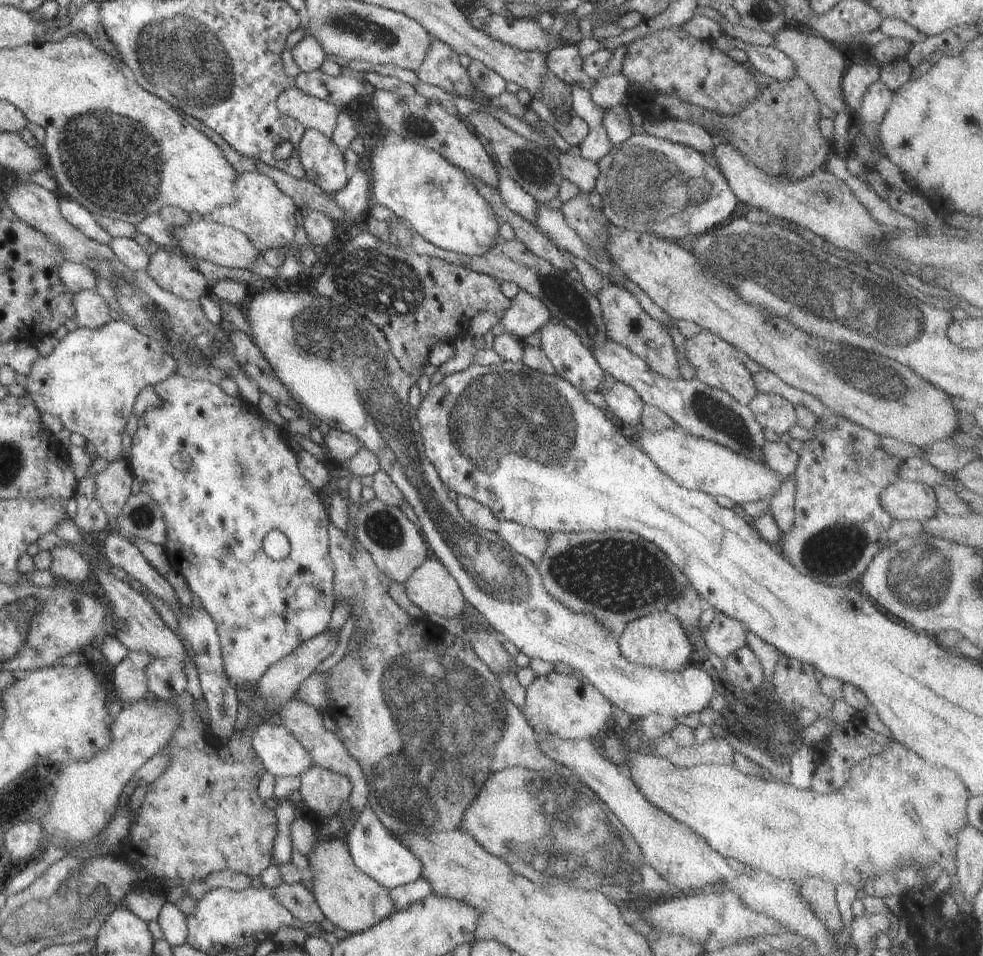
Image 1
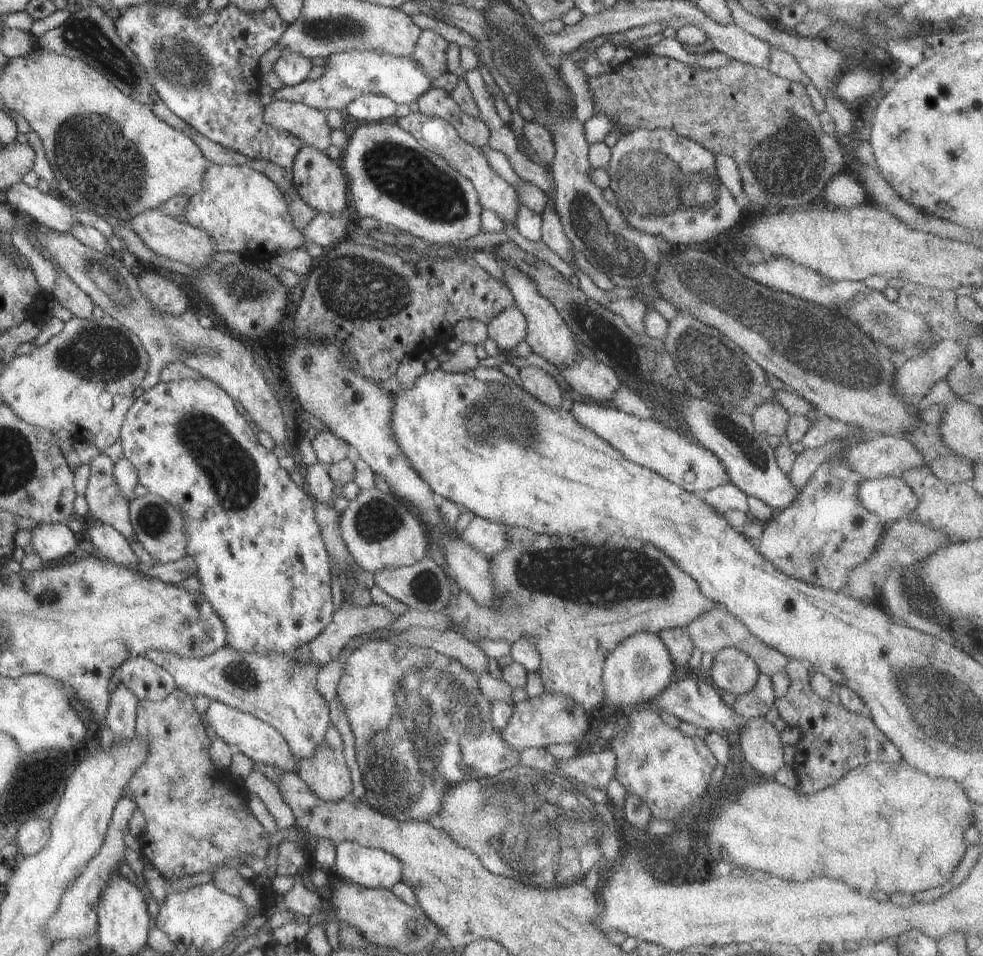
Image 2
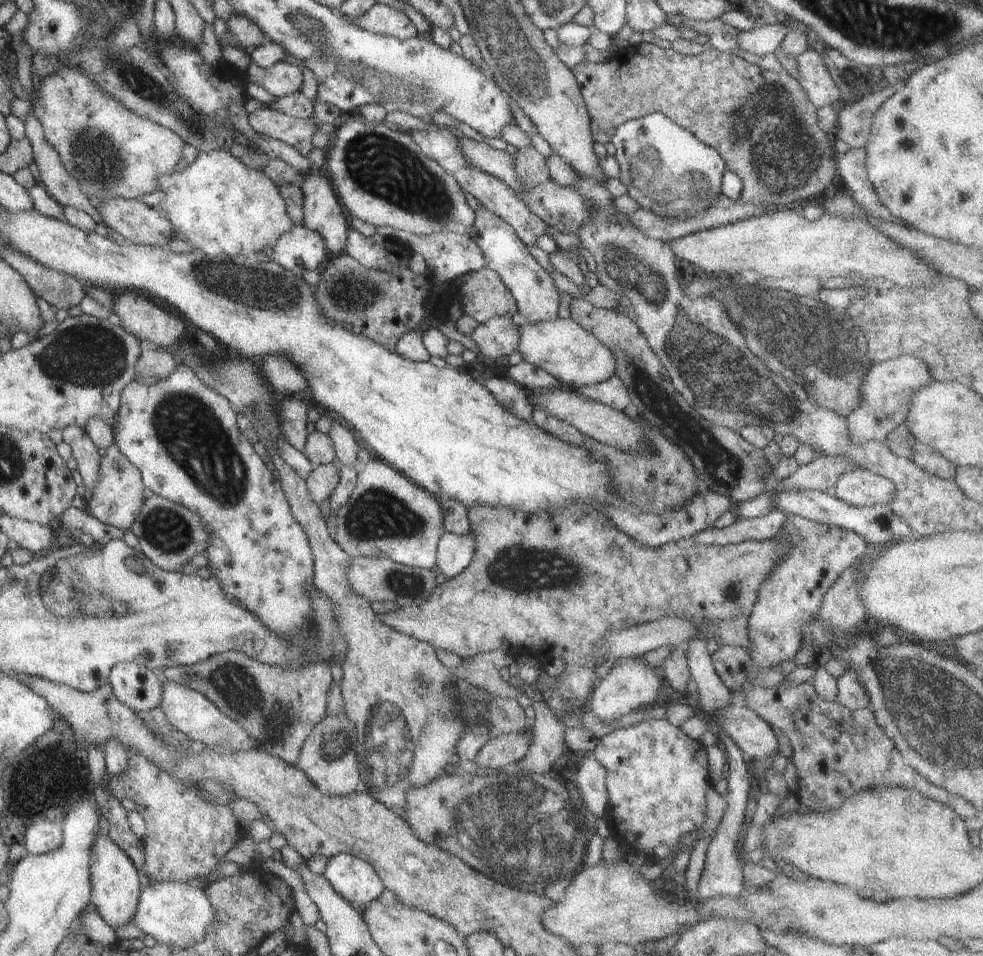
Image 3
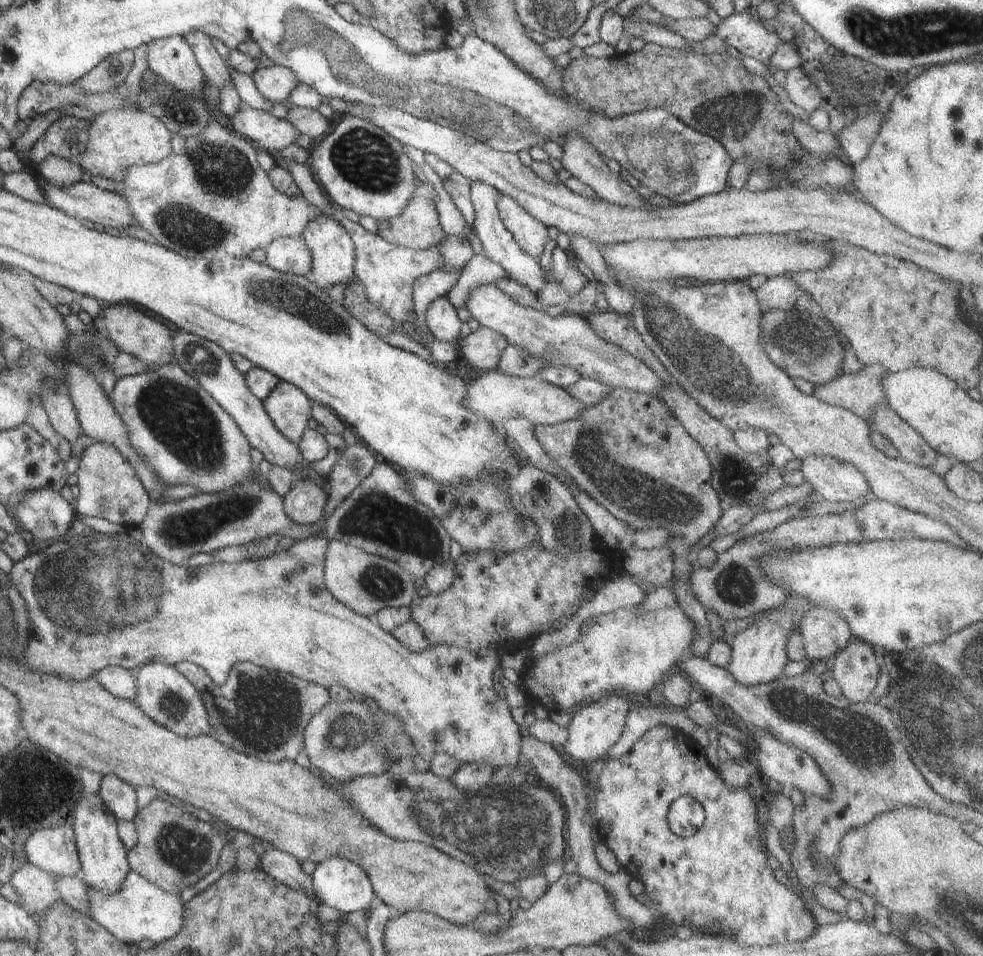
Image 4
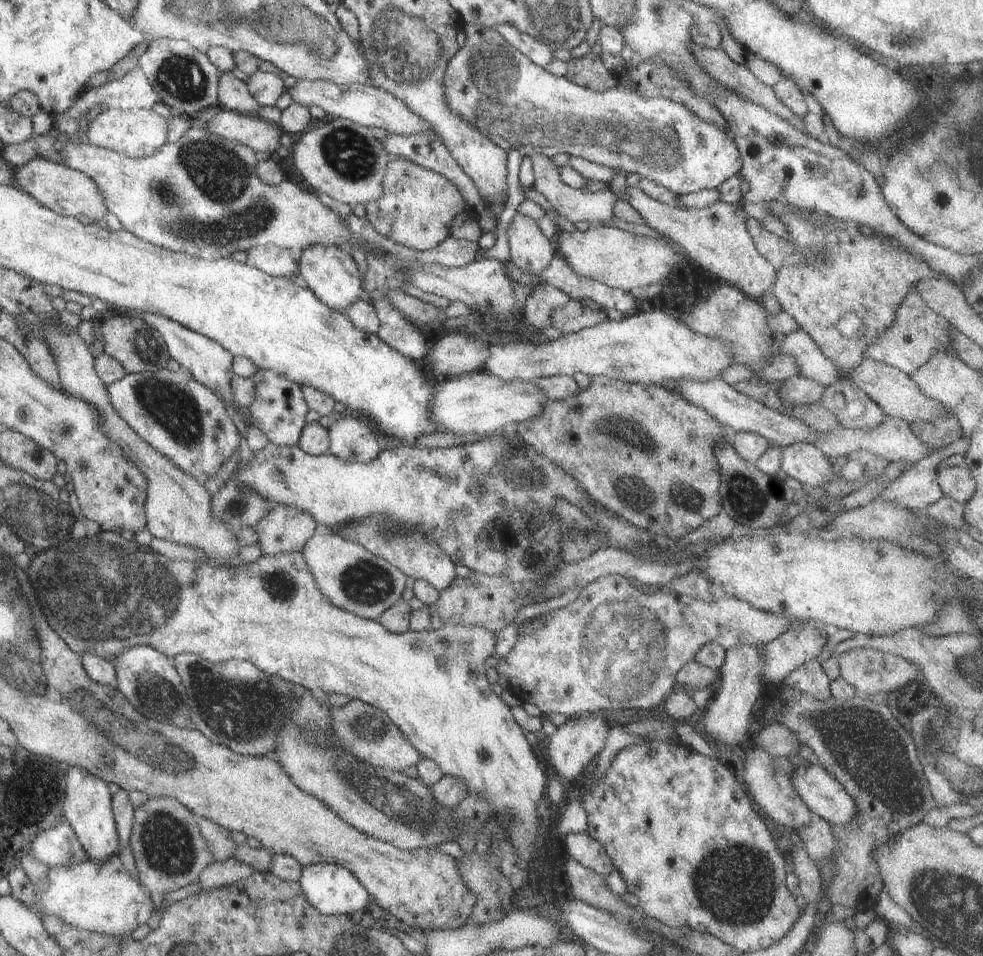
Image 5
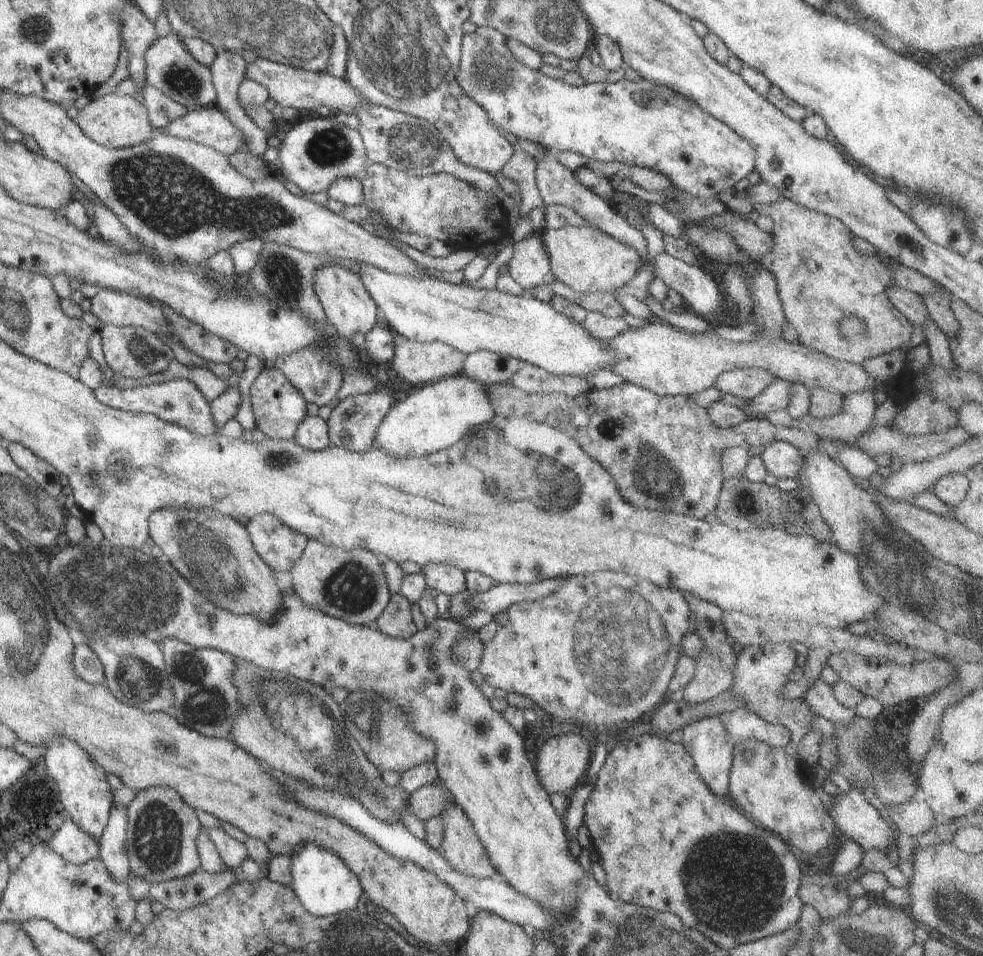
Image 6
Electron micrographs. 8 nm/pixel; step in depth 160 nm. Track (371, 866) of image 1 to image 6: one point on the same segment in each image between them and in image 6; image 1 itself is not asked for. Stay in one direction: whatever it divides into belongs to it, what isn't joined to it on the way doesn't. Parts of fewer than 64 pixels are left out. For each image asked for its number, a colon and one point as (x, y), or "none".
2: (372, 868)
3: (353, 878)
4: (340, 883)
5: (332, 889)
6: (323, 883)

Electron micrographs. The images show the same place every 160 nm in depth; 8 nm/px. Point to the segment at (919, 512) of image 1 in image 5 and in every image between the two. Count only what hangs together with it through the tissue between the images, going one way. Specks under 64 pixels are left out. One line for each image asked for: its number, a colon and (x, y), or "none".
2: (889, 498)
3: (860, 487)
4: (836, 481)
5: (804, 462)

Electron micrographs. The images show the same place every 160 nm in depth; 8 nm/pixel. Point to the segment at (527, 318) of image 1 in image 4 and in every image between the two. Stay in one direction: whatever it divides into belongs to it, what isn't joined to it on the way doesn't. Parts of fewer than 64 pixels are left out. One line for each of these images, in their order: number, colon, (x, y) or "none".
2: (509, 328)
3: (498, 337)
4: (483, 348)

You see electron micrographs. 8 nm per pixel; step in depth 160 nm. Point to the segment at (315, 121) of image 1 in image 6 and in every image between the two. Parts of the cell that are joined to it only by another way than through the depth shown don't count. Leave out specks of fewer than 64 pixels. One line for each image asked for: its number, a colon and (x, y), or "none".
2: (309, 124)
3: (297, 133)
4: (267, 132)
5: (262, 136)
6: (209, 125)

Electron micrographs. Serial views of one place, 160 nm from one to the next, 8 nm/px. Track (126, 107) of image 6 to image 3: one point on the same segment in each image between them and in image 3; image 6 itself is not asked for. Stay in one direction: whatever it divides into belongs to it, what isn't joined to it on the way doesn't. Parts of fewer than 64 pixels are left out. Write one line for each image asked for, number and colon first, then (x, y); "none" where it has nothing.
3: (112, 152)
4: (117, 140)
5: (135, 133)

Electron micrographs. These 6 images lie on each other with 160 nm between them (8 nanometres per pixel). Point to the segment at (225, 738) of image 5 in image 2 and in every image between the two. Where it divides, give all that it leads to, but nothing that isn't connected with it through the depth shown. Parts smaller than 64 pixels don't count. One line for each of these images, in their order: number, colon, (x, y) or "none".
2: (276, 689)
3: (280, 706)
4: (263, 714)

